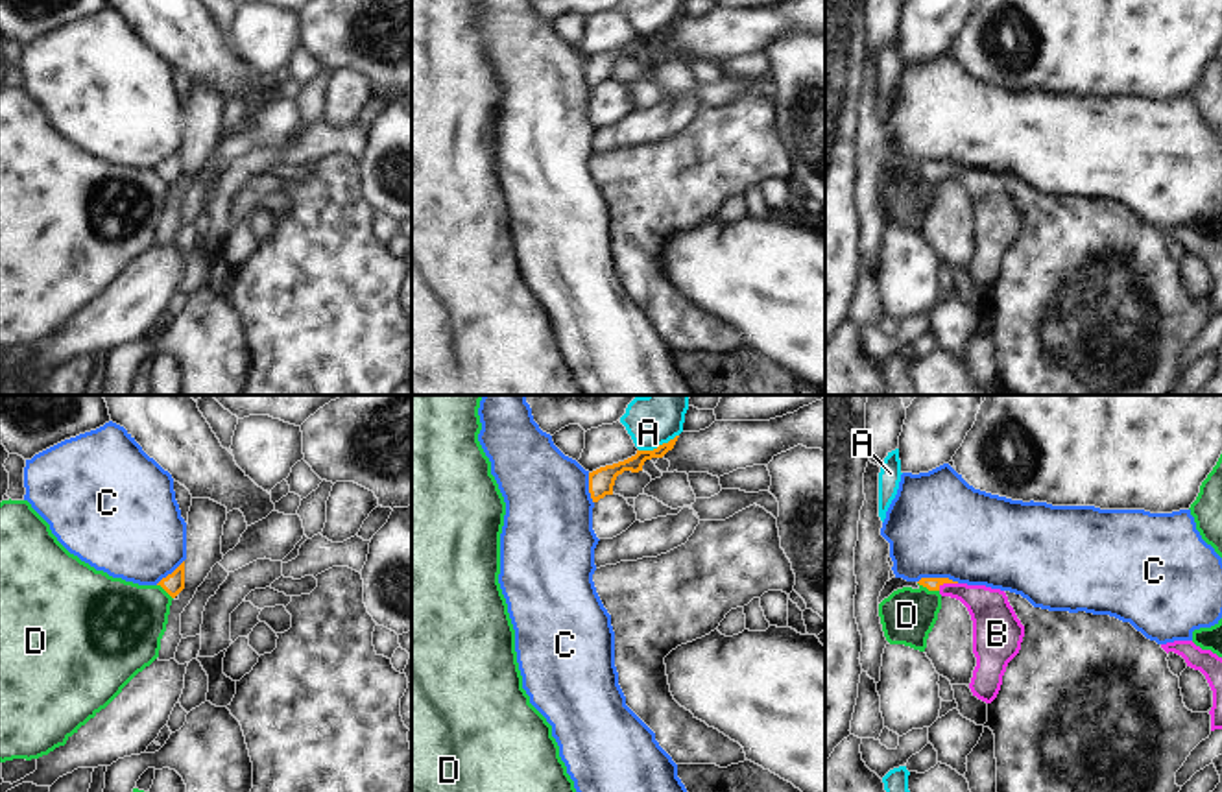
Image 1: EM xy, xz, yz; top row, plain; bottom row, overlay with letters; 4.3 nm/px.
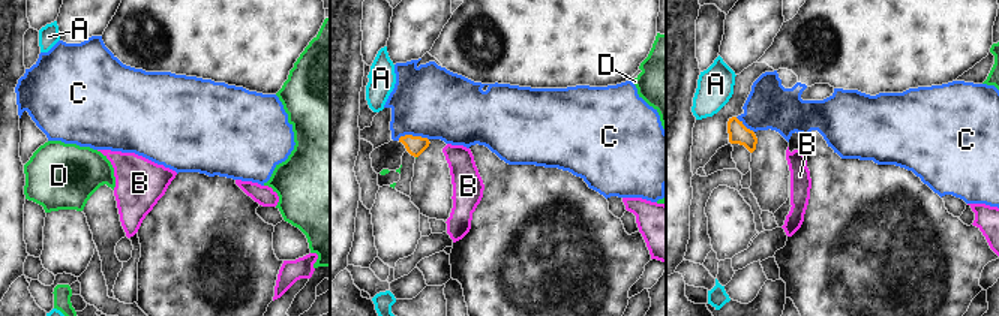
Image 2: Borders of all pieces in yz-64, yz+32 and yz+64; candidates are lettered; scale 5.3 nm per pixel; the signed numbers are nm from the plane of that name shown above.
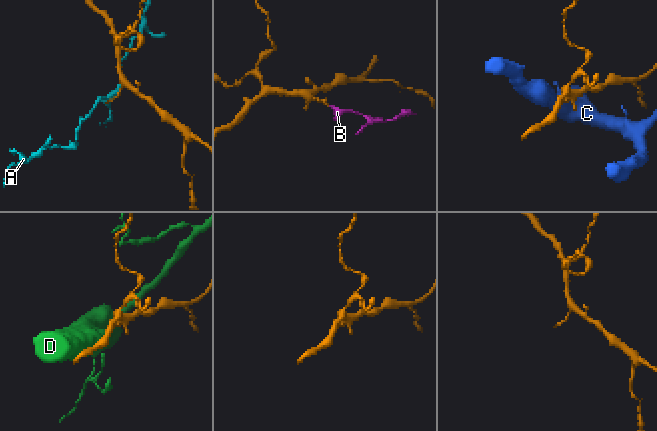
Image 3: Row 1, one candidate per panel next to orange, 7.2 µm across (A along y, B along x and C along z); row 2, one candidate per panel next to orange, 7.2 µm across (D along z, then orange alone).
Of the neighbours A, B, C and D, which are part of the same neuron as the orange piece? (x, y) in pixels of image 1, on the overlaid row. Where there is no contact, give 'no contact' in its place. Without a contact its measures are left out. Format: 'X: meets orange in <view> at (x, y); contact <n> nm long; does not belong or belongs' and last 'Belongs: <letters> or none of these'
A: meets orange in xz at (659, 445); contact 190 nm long; does not belong
B: meets orange in yz at (947, 582); contact 90 nm long; belongs
C: meets orange in yz at (938, 578); contact 180 nm long; does not belong
D: meets orange in yz at (929, 589); contact 100 nm long; does not belong
Belongs: B

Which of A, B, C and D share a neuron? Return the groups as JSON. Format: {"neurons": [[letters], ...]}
{"neurons": [["A"], ["B"], ["C"], ["D"]]}

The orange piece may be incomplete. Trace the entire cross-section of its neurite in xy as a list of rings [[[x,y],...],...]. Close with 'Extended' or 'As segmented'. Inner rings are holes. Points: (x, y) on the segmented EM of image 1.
[[[185,561],[157,585],[161,585],[172,598],[175,598],[185,589]]]. As segmented

